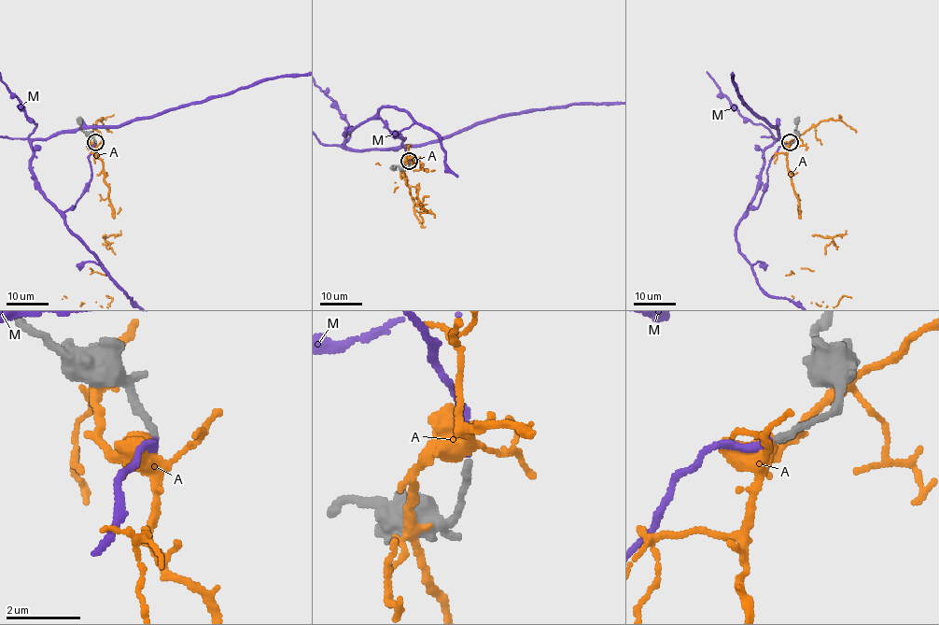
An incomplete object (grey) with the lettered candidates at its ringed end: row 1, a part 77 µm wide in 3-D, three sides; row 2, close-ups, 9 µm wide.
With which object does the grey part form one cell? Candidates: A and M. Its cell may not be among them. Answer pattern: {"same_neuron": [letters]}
{"same_neuron": ["M"]}

